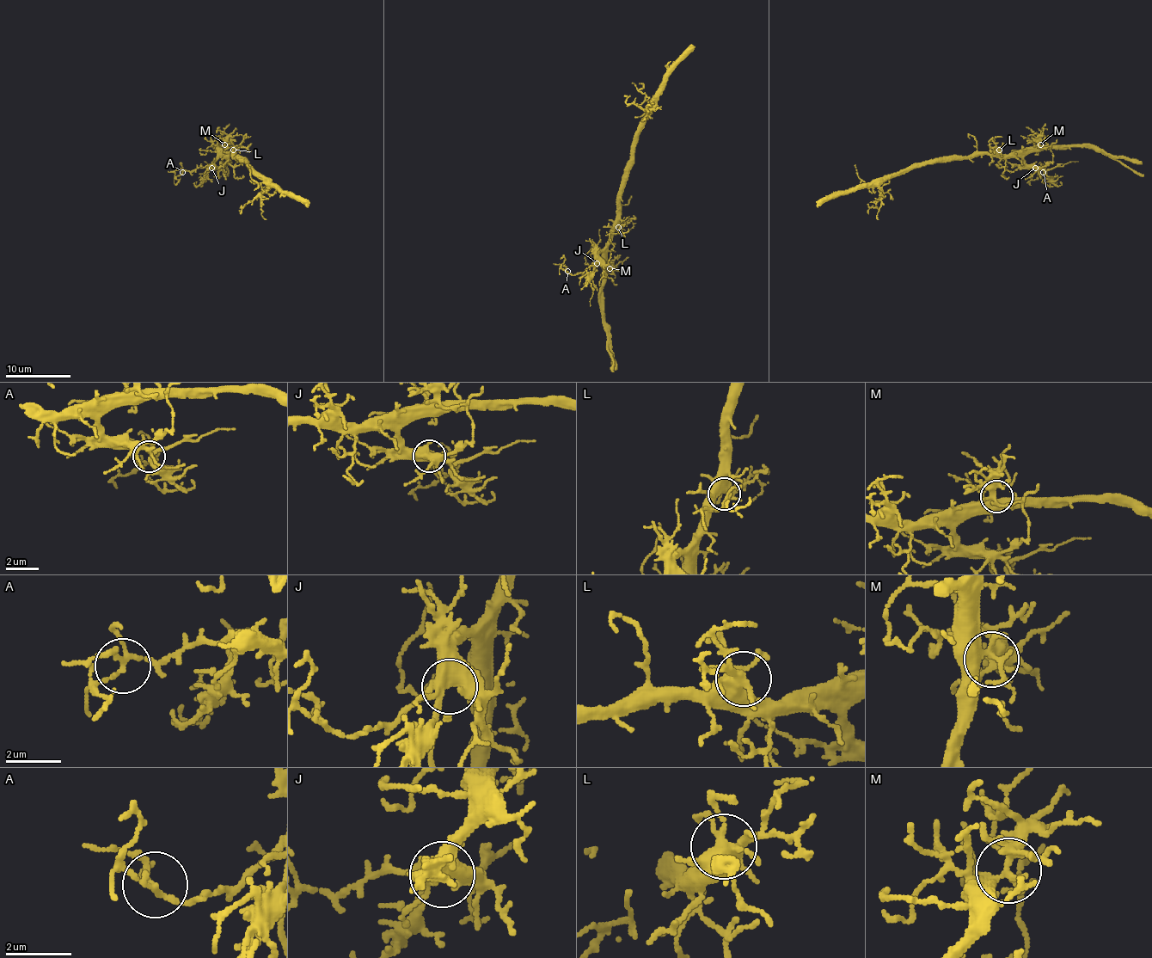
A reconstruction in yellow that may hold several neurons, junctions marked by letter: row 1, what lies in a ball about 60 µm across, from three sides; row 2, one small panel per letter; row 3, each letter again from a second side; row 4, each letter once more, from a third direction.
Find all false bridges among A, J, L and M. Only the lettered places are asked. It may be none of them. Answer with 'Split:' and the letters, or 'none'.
Split: none

